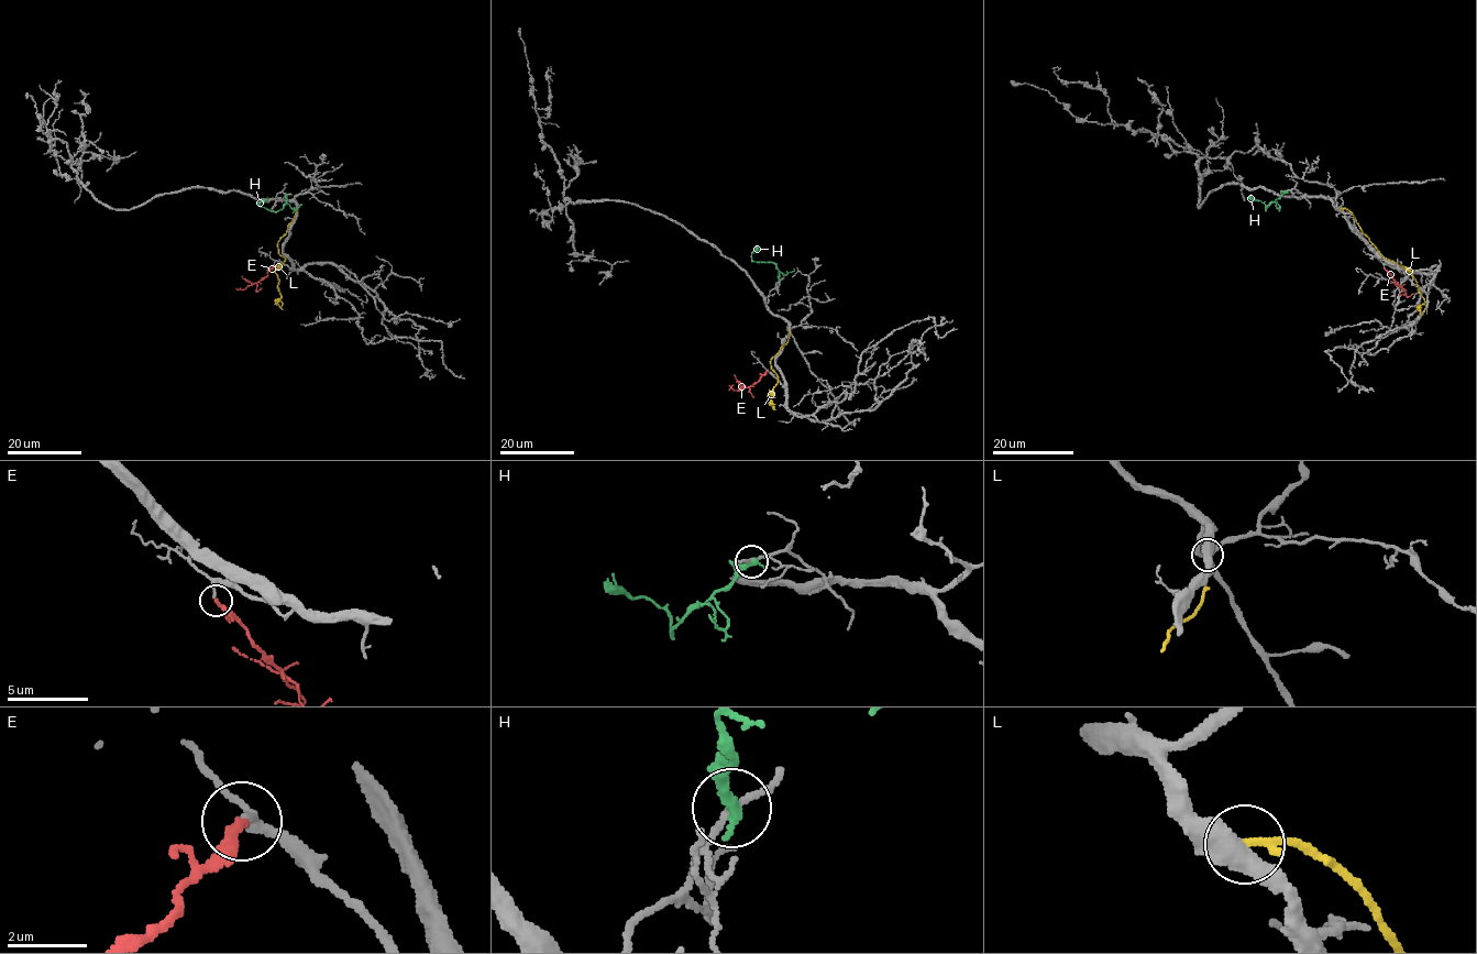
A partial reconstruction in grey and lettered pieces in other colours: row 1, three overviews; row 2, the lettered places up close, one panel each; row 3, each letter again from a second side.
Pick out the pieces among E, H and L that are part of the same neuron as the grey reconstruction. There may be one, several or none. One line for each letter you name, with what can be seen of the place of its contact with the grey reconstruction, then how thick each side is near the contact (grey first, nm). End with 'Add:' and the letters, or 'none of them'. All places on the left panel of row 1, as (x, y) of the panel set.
E: Touches grey at (274, 265). Thickness 160 nm (grey) against 280 nm
Add: E

